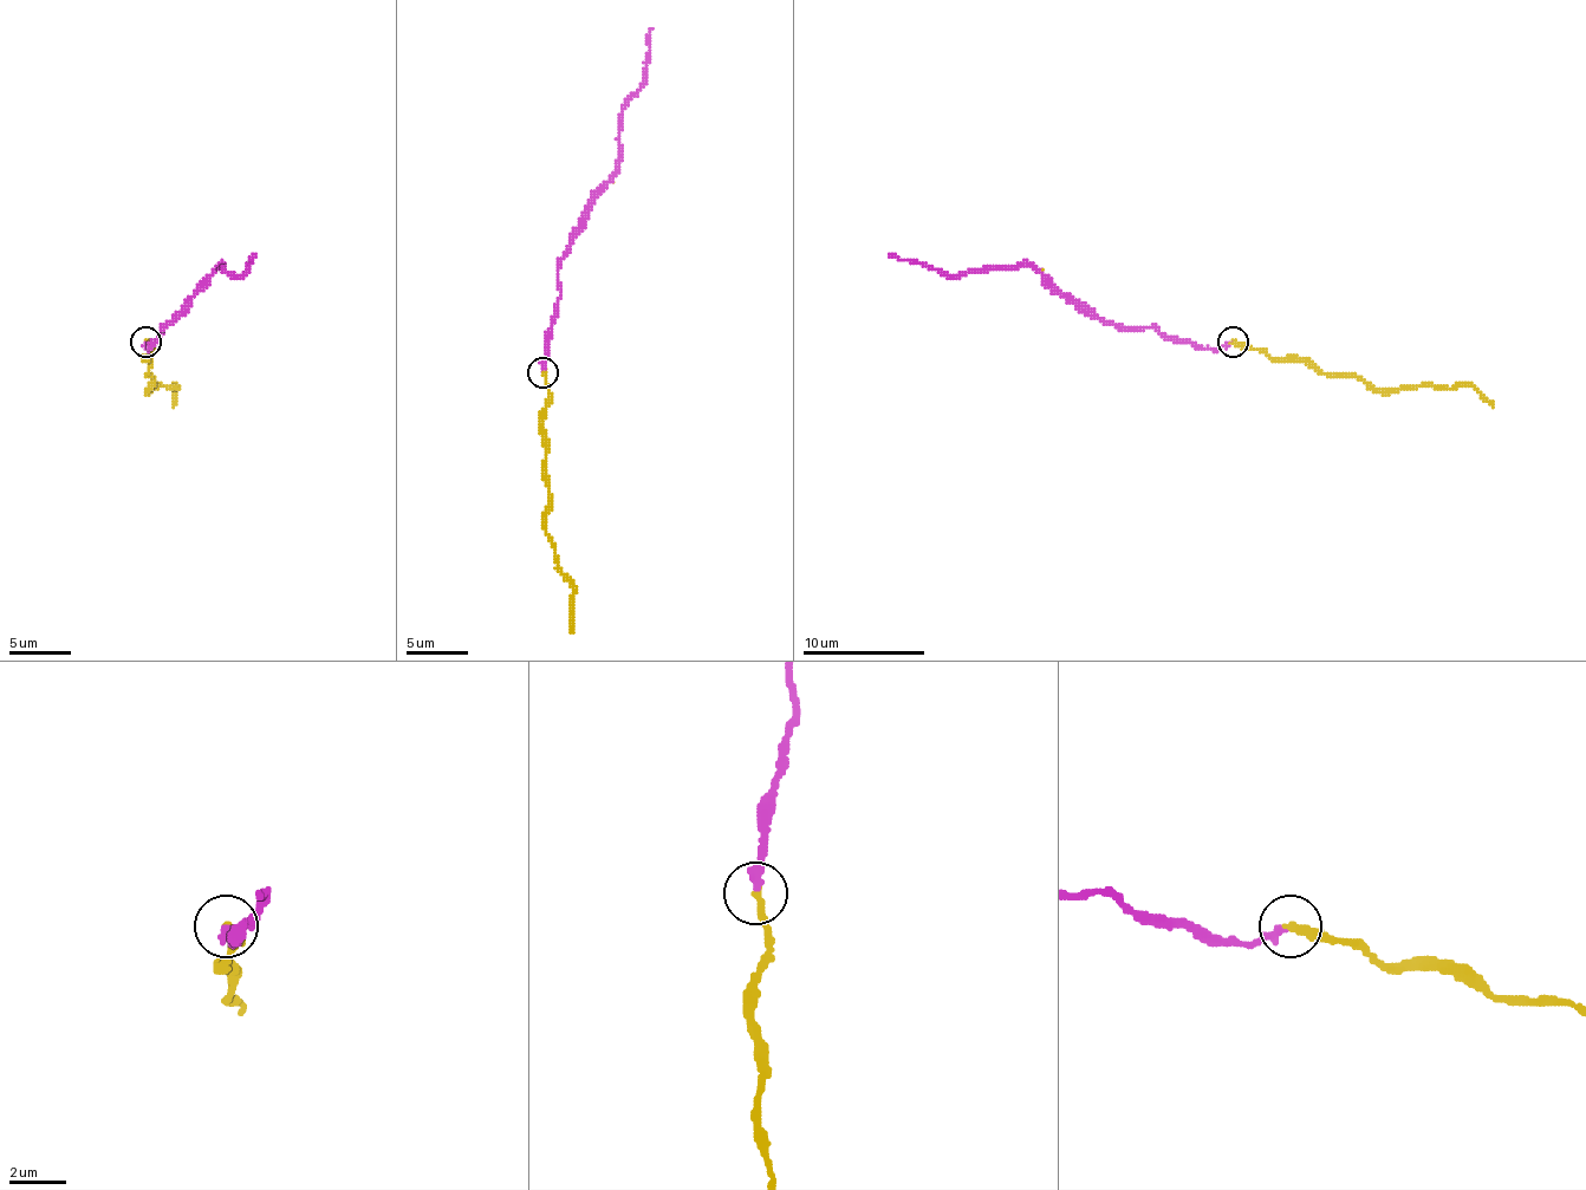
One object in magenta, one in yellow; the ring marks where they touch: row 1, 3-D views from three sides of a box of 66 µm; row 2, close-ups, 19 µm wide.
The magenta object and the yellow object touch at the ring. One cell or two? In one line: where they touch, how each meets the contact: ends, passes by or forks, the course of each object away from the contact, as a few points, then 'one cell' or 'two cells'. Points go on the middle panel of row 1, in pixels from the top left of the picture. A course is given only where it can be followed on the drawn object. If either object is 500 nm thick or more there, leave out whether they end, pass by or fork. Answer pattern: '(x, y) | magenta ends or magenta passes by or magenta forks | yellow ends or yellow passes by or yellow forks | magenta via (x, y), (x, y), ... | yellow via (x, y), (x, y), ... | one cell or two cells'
(543, 372) | magenta ends | yellow ends | magenta via (543, 371), (545, 335), (560, 292), (558, 261), (579, 219), (619, 169), (619, 115), (641, 84), (652, 28) | yellow via (543, 371), (548, 402), (543, 411), (548, 494), (545, 534), (558, 571), (573, 590), (570, 632) | one cell

